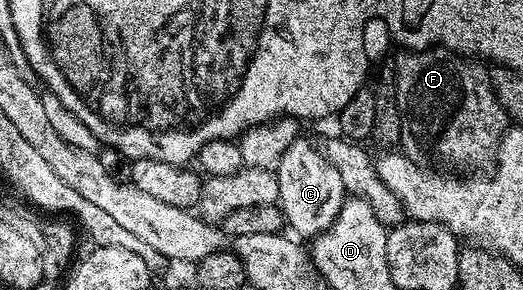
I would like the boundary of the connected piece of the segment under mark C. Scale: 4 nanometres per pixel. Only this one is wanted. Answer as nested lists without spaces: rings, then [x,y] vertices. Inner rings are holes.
[[[304,136],[294,138],[275,173],[279,180],[279,205],[285,217],[285,225],[290,231],[294,230],[292,233],[298,239],[312,240],[327,228],[331,228],[331,224],[335,224],[343,204],[347,201],[347,191],[343,176],[339,176],[339,168],[326,160],[318,147],[316,150]]]

